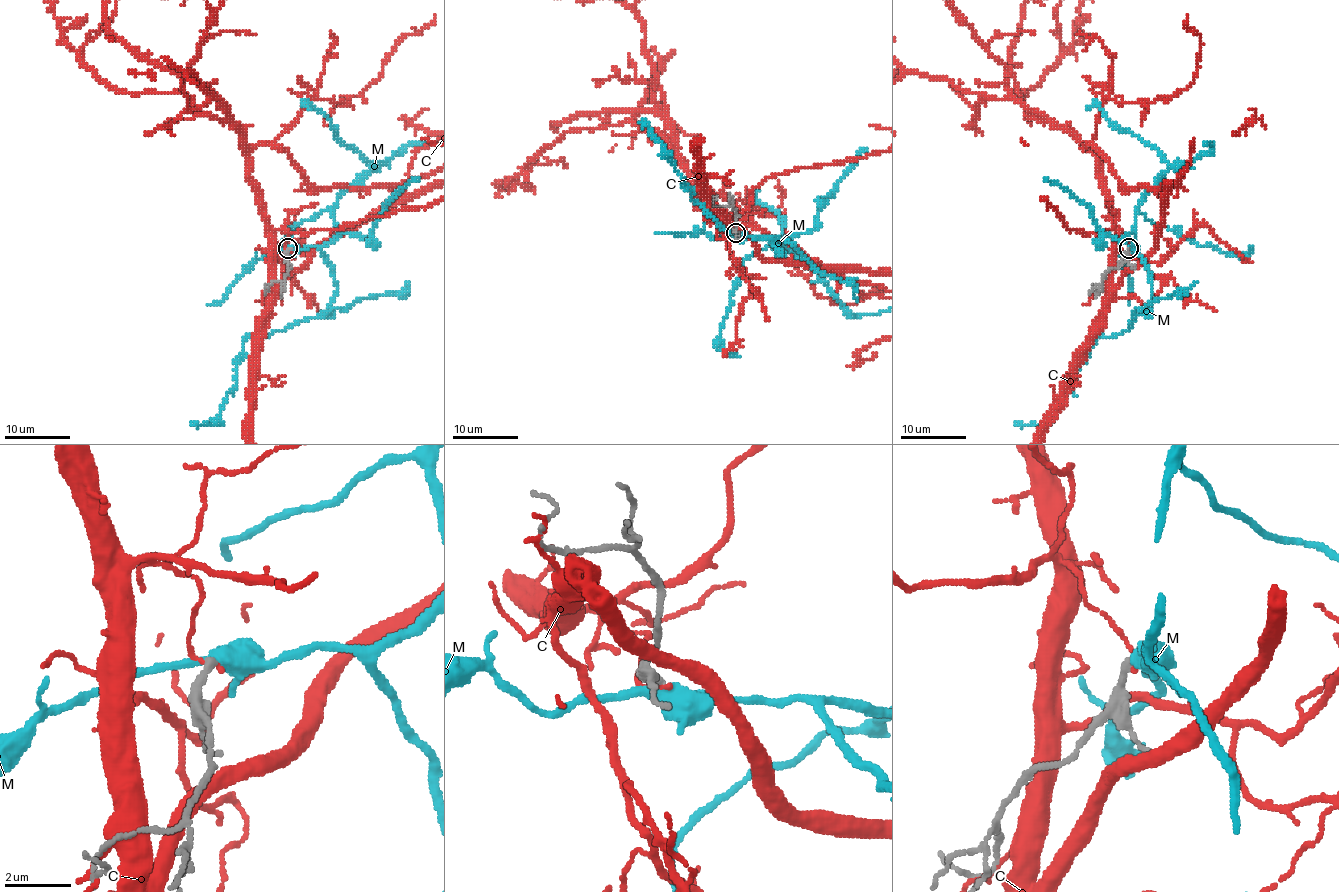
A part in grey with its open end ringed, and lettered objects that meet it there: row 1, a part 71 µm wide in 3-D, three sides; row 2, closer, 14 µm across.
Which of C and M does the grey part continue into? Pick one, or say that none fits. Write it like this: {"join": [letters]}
{"join": []}

